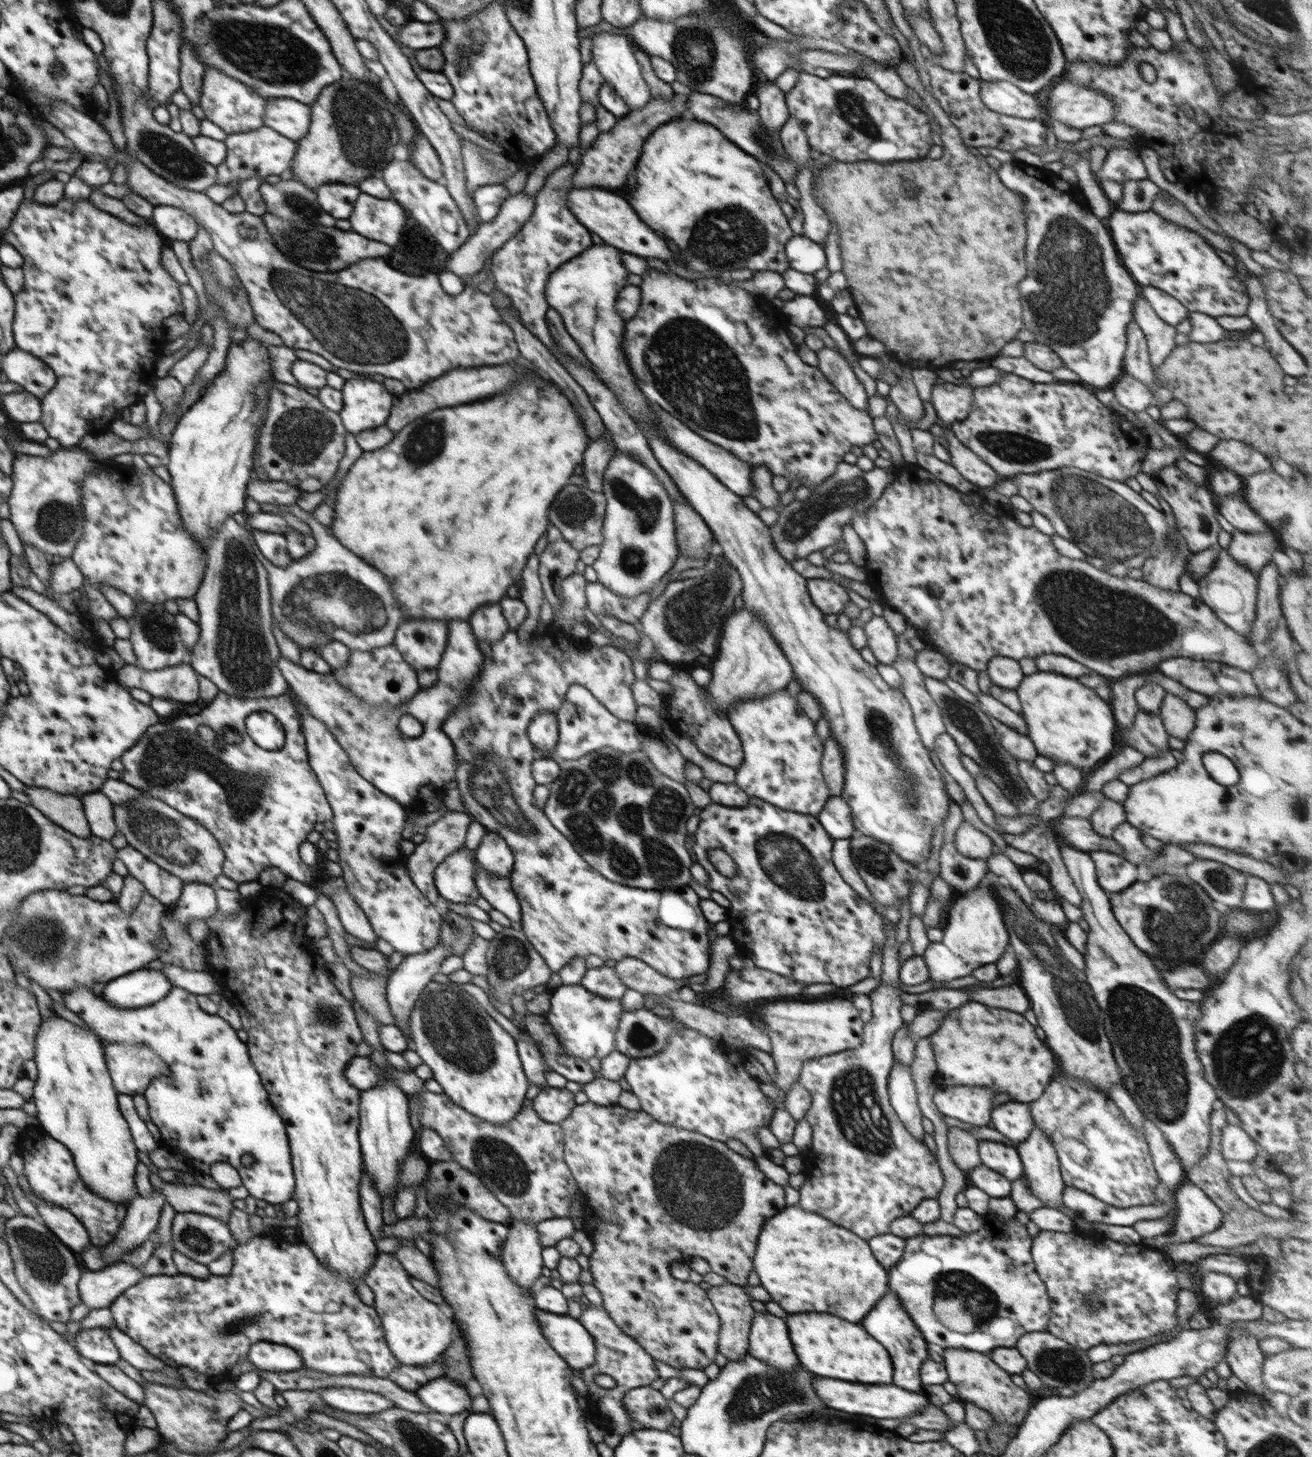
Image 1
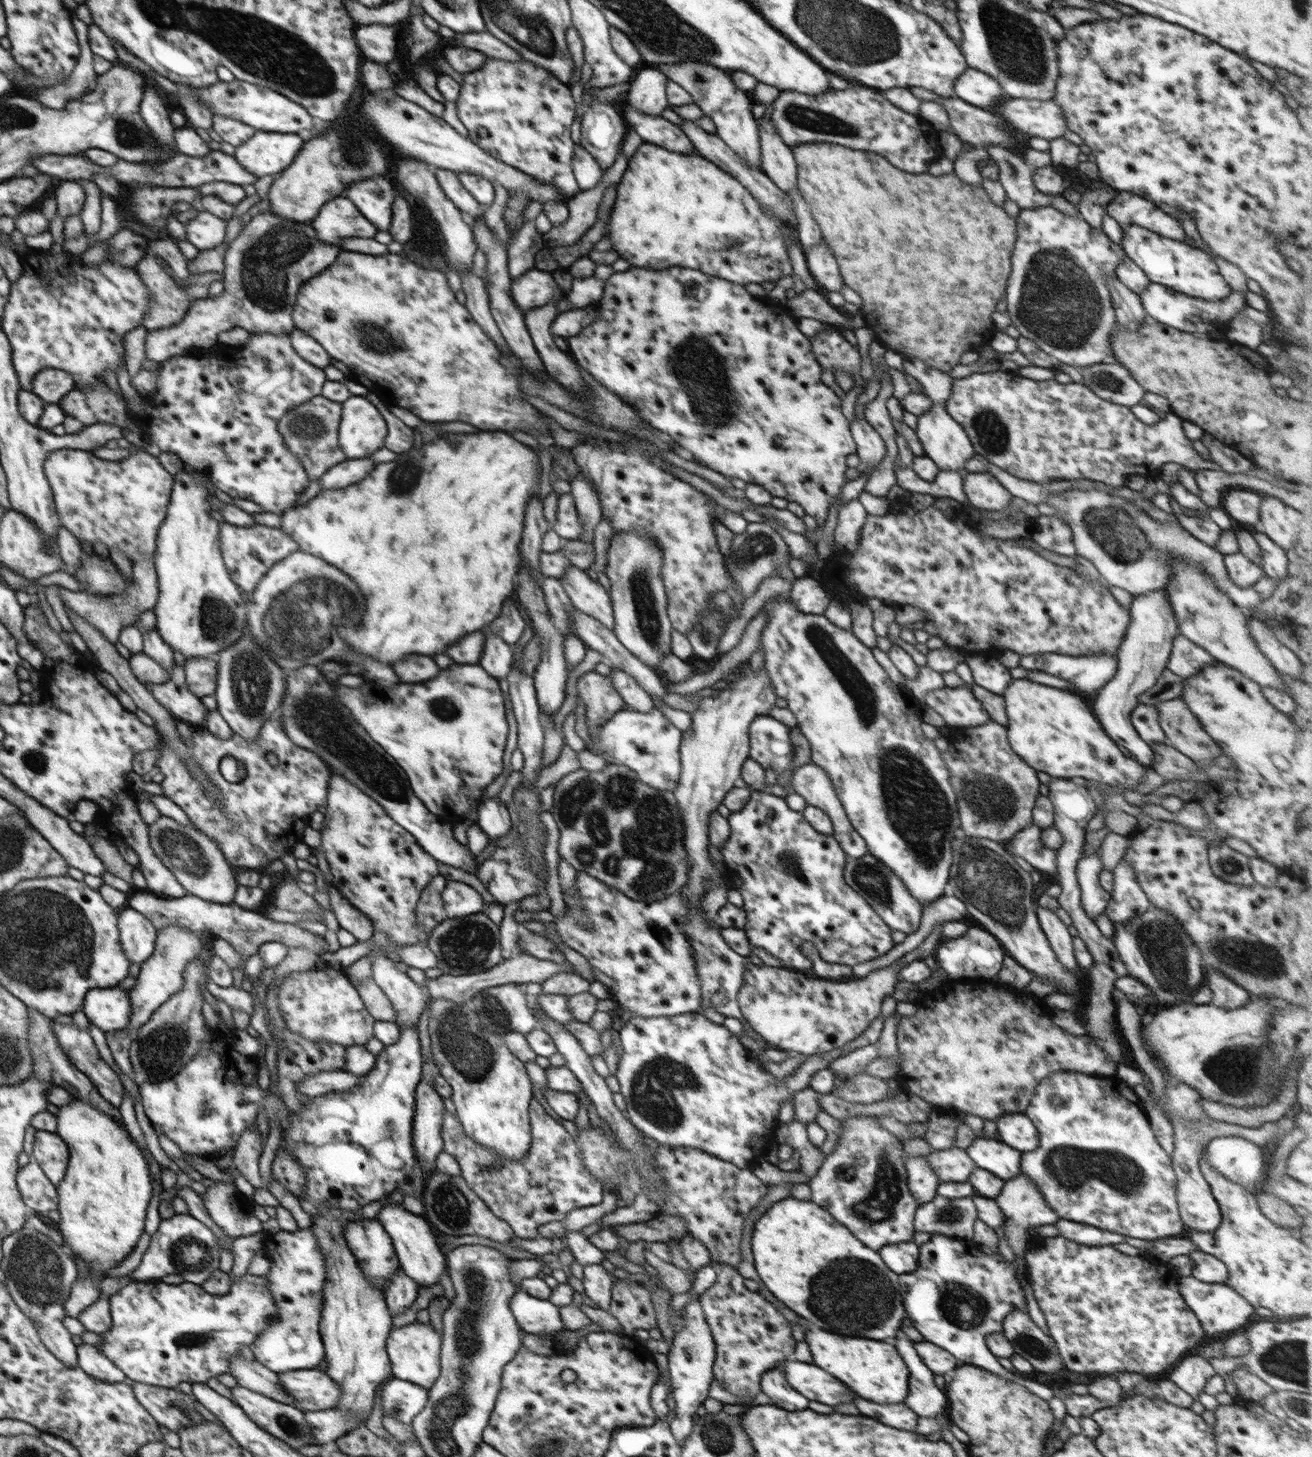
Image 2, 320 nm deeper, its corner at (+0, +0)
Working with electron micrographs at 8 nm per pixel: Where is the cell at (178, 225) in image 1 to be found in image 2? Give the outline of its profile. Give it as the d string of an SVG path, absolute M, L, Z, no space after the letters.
M207 211L198 212L196 217L184 225L188 241L199 251L212 250L220 246L226 236L227 220Z

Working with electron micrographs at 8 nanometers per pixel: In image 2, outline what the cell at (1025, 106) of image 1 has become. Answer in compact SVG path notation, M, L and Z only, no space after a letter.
M967 68L954 81L953 96L983 109L994 109L1006 99L1000 83L984 72Z

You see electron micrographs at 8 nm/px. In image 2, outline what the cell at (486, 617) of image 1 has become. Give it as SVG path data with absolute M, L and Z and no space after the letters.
M487 629L486 634L487 639L479 665L494 679L504 679L509 675L514 661L512 646Z

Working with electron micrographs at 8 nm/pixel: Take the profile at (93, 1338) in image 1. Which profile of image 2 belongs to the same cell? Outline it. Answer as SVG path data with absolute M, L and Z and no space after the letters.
M82 1343L77 1346L78 1367L92 1379L106 1383L125 1383L126 1376L107 1356L94 1345Z

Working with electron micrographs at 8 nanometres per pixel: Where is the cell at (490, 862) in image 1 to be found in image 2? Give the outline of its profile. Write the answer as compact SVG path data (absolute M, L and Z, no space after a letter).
M485 799L477 807L476 824L495 841L512 830L512 818L505 803L497 799Z

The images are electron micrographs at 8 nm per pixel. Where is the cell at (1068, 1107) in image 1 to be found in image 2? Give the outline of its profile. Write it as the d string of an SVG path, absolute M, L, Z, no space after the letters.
M1072 1070L1058 1071L1043 1078L1039 1082L1040 1086L1036 1087L1036 1092L1032 1096L1032 1102L1026 1110L1026 1116L1034 1123L1039 1134L1039 1145L1030 1152L1023 1153L1021 1156L1021 1174L1025 1174L1033 1180L1033 1183L1040 1189L1044 1195L1047 1205L1058 1214L1060 1219L1066 1219L1072 1222L1080 1222L1096 1226L1102 1230L1111 1230L1118 1234L1125 1234L1130 1238L1142 1238L1142 1240L1162 1239L1164 1236L1178 1236L1184 1230L1184 1223L1178 1214L1177 1203L1177 1180L1174 1173L1171 1156L1160 1146L1148 1117L1143 1111L1140 1099L1136 1100L1135 1094L1131 1093L1128 1087L1120 1081L1116 1076L1104 1077L1093 1076L1079 1073Z

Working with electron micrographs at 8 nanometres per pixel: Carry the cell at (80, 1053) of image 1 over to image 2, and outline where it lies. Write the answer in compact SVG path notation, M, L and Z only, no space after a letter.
M73 1095L66 1106L60 1106L56 1114L57 1132L70 1147L71 1158L67 1175L58 1183L60 1221L57 1222L56 1235L63 1238L63 1244L70 1248L86 1263L95 1264L103 1272L115 1270L135 1249L139 1238L145 1235L146 1208L154 1188L150 1180L150 1167L143 1150L135 1143L127 1128L118 1118L104 1114L91 1105L87 1099Z

